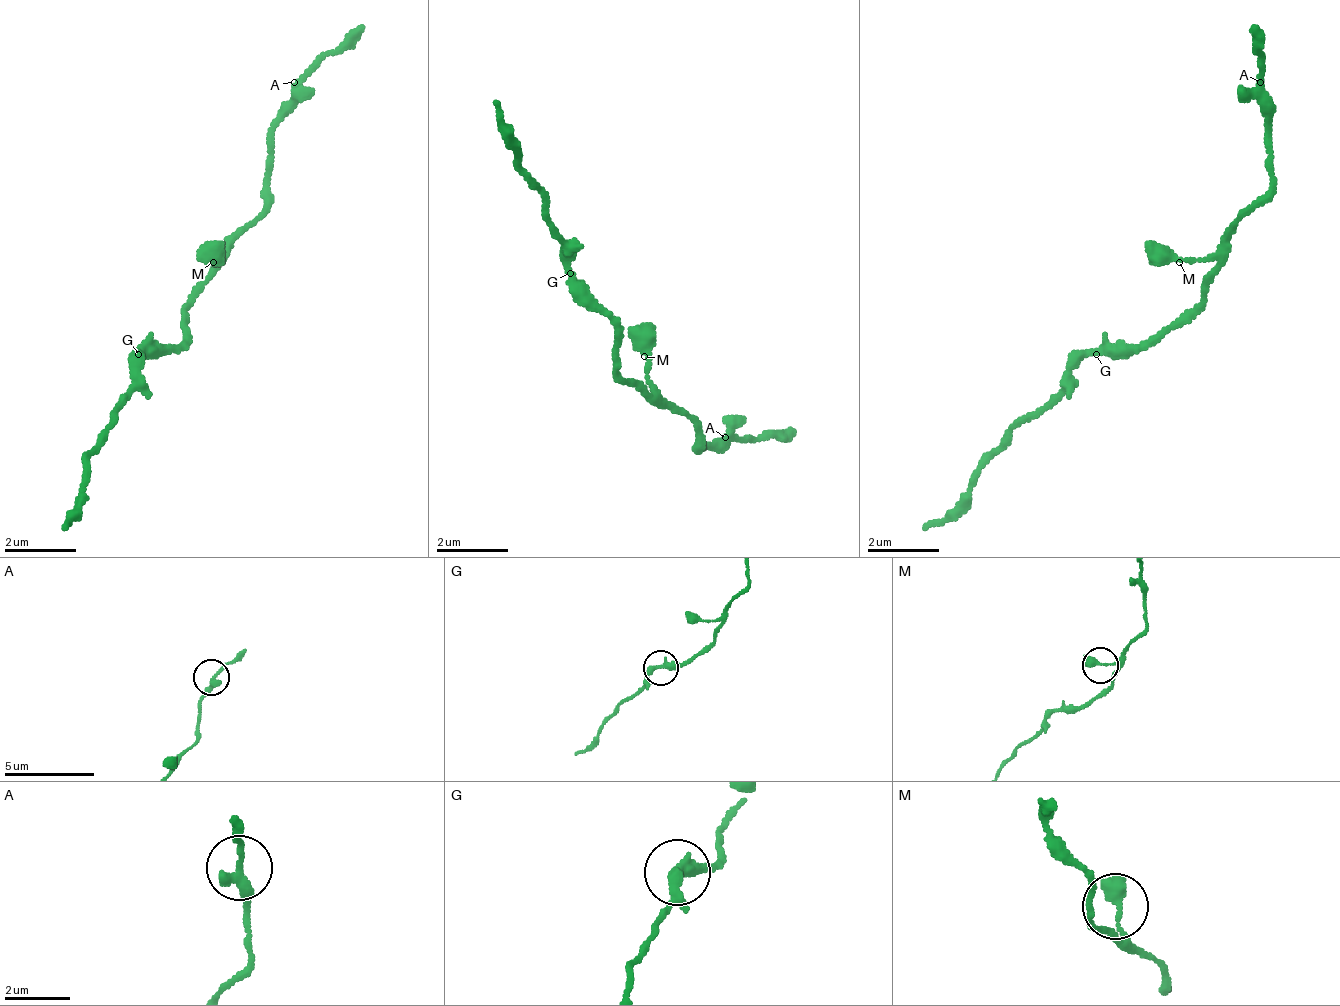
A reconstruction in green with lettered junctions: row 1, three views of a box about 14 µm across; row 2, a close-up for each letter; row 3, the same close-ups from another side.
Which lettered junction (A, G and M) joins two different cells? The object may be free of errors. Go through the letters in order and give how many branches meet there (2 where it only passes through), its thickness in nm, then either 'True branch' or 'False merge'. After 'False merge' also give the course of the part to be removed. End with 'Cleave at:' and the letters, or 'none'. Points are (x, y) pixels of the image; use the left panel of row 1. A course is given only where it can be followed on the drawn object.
A: Branches: 2. Thickness 300 nm. True branch
G: Branches: 2. Thickness 340 nm. True branch
M: Branches: 1. Thickness 480 nm. True branch
Cleave at: none

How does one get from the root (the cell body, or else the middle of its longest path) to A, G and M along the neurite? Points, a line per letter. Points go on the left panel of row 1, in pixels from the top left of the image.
A: (186, 316), (213, 262), (267, 208), (267, 127), (294, 91), (294, 82)
G: (186, 316), (186, 334), (177, 343), (150, 343), (141, 352)
M: (186, 316), (186, 307), (195, 298), (195, 289), (213, 271), (213, 262)

